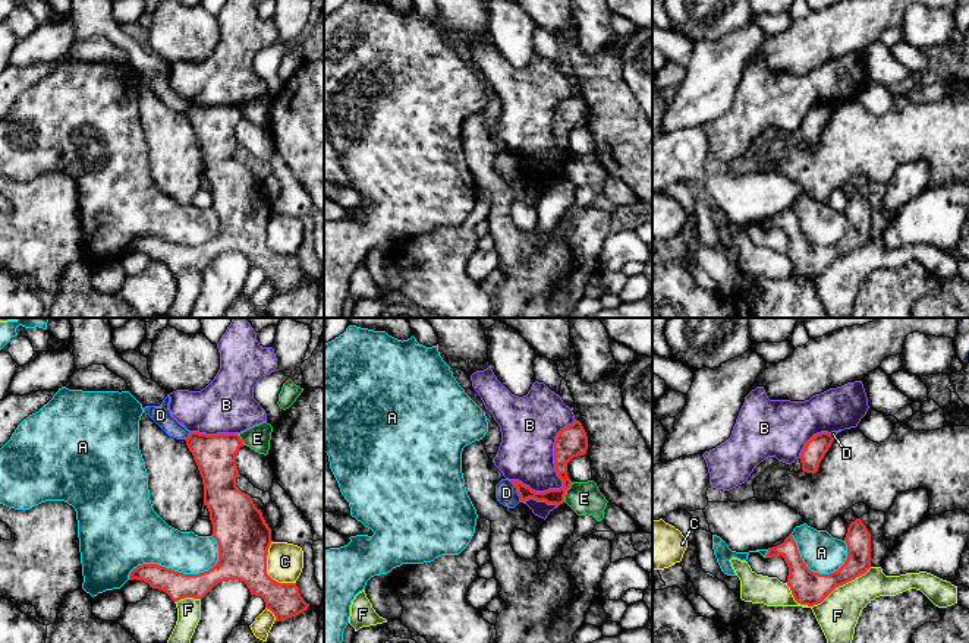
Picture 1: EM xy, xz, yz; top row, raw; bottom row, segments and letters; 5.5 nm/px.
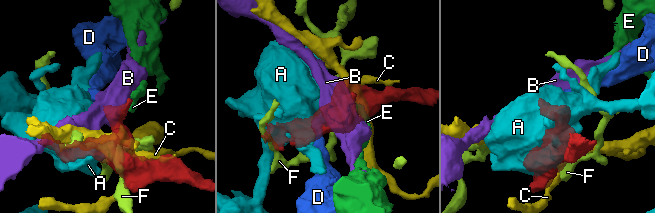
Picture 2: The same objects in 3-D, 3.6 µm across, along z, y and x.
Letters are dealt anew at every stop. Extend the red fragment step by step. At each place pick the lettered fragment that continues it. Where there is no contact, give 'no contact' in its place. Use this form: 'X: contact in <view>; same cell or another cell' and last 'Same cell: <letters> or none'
A: contact in xy; another cell
B: contact in xz; another cell
C: contact in xy; another cell
D: contact in xz; another cell
E: contact in xz; another cell
F: contact in yz; another cell
Same cell: none

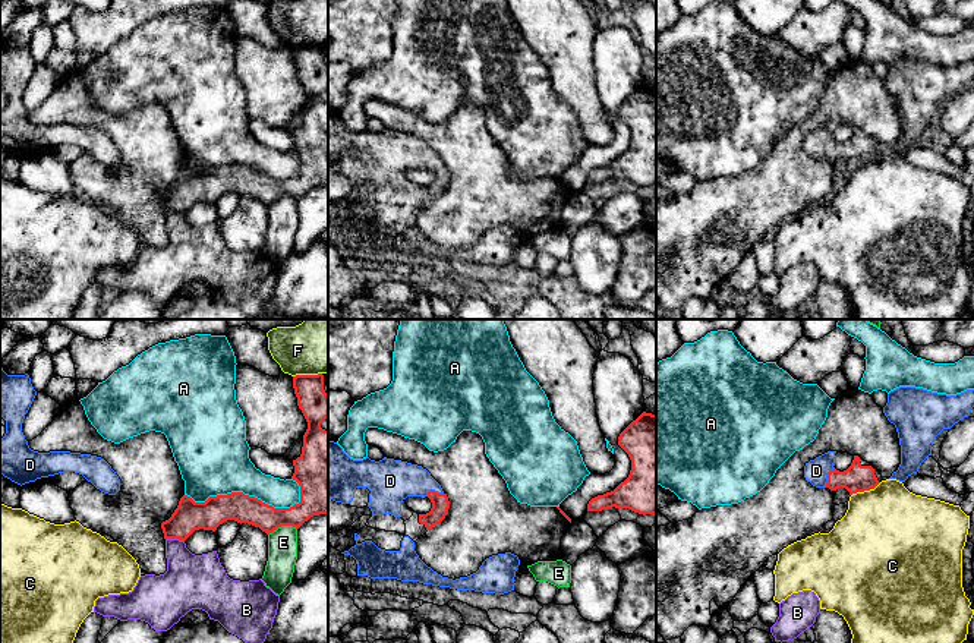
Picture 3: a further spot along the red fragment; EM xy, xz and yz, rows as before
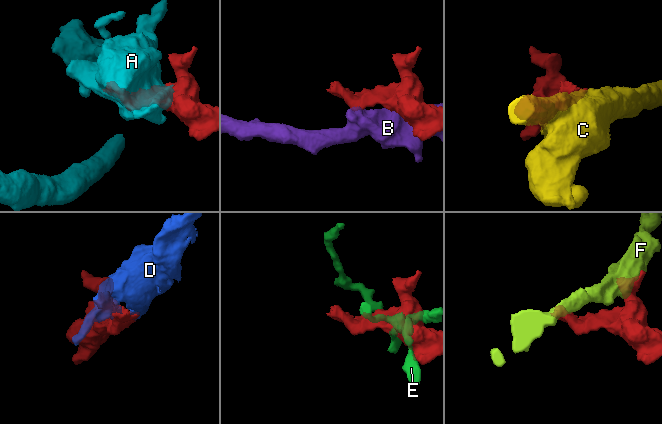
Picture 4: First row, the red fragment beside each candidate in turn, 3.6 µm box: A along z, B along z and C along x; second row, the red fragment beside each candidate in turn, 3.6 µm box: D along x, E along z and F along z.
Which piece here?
A: contact in xy; another cell
B: contact in xy; another cell
C: contact in yz; another cell
D: contact in yz; same cell
E: contact in xy; another cell
F: contact in xy; another cell
Same cell: D

